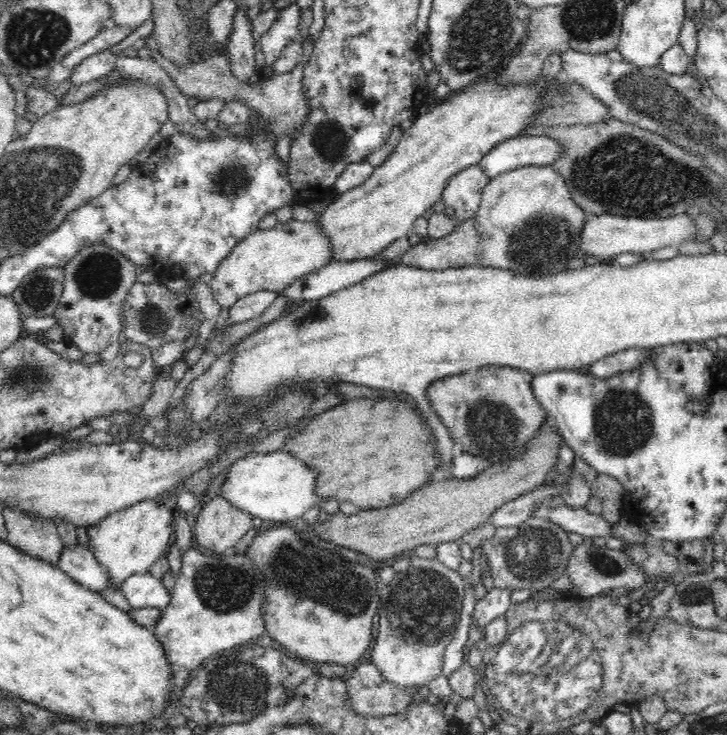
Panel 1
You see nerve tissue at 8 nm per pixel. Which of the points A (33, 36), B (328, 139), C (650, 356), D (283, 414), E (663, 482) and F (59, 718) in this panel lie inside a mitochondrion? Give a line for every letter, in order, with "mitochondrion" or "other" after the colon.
A: mitochondrion
B: mitochondrion
C: other
D: mitochondrion
E: other
F: other

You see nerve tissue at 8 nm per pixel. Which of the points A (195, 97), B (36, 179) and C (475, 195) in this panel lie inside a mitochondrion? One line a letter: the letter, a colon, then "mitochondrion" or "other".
A: other
B: mitochondrion
C: other

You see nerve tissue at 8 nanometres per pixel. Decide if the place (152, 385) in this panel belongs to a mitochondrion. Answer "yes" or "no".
no

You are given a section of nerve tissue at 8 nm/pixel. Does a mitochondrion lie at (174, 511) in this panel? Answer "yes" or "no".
no

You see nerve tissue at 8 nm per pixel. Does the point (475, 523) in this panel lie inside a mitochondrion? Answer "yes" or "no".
no

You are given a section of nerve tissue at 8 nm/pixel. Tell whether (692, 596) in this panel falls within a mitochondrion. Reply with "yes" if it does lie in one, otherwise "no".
yes

